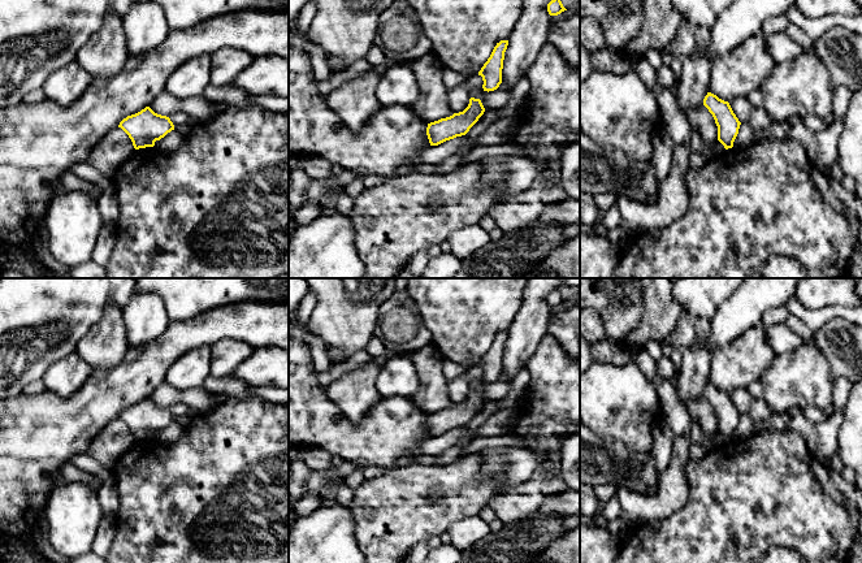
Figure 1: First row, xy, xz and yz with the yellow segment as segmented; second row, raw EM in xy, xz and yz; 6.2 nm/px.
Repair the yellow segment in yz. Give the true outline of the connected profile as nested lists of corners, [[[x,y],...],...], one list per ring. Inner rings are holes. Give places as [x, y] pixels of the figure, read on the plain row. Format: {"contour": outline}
{"contour": [[[707,384],[703,397],[712,406],[718,417],[718,432],[725,441],[733,438],[741,413],[733,404],[728,393],[719,390],[716,386]]]}

